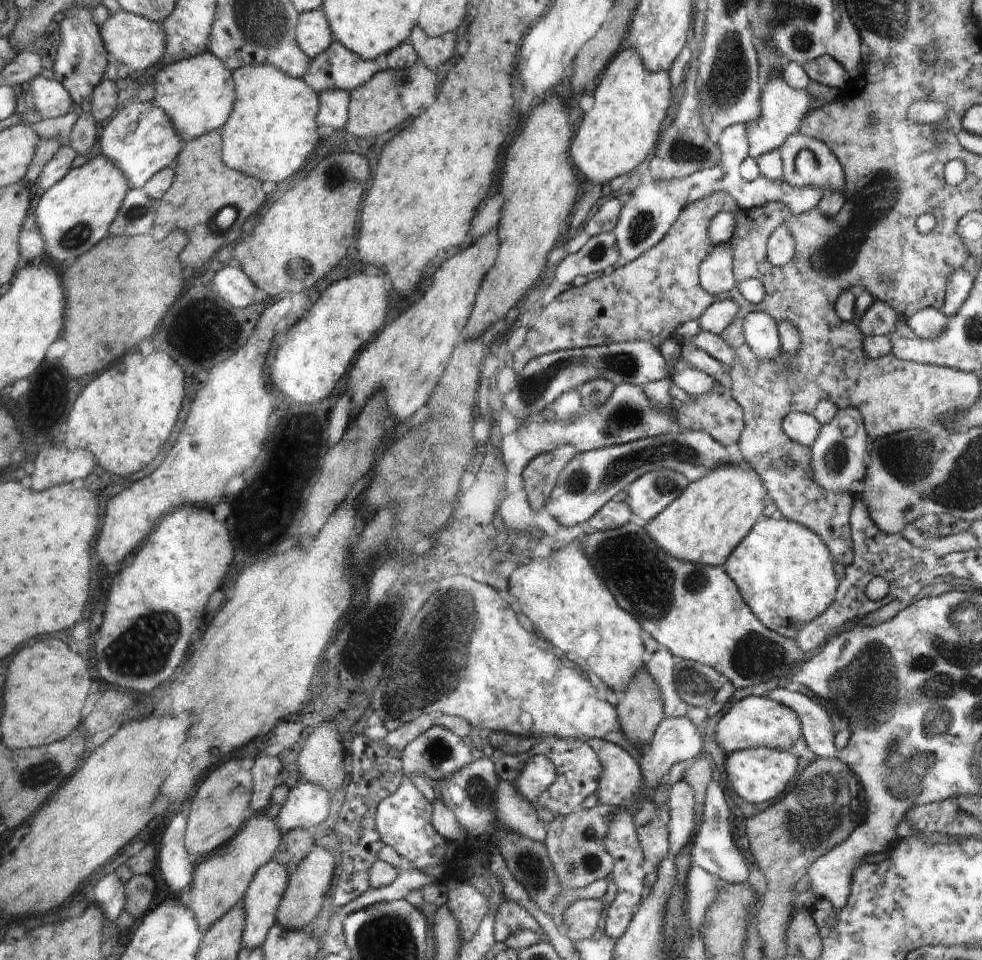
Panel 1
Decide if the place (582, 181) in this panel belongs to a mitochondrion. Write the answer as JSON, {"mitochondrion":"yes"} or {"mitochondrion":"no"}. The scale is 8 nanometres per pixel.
{"mitochondrion":"no"}

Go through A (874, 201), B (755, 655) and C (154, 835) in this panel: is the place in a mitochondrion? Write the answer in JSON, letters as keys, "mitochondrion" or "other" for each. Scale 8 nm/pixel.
{"A":"mitochondrion","B":"mitochondrion","C":"other"}

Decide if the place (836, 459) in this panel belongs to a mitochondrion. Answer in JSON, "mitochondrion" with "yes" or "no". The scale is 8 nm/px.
{"mitochondrion":"yes"}

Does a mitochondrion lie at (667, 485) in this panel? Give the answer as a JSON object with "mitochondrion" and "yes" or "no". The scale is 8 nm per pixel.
{"mitochondrion":"yes"}

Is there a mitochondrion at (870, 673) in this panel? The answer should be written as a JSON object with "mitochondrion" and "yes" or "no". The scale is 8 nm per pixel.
{"mitochondrion":"yes"}

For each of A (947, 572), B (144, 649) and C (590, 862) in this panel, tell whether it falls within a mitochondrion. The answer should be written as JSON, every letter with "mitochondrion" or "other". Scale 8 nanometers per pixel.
{"A":"other","B":"mitochondrion","C":"other"}

